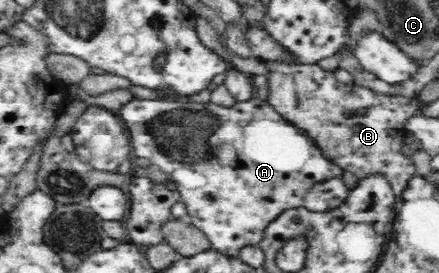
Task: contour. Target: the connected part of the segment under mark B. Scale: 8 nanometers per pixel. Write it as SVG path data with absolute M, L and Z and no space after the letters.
M278 61L266 64L270 70L267 103L287 122L310 136L326 159L351 171L357 178L384 172L398 197L408 189L410 181L418 177L412 160L400 153L402 130L422 109L417 97L390 96L361 87L350 93L335 81L330 71L318 64L288 66Z

